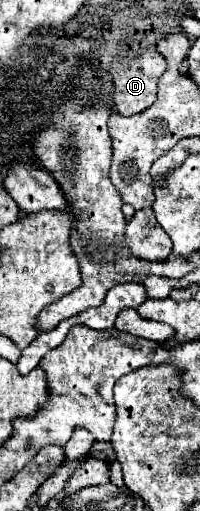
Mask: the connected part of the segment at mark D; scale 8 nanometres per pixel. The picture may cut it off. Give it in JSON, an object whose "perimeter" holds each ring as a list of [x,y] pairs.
{"perimeter":[[[147,47],[141,51],[139,57],[125,59],[125,61],[115,59],[109,67],[113,73],[113,81],[115,81],[117,111],[121,115],[135,115],[135,113],[141,113],[143,109],[147,109],[157,99],[157,81],[167,71],[167,59],[155,47]]]}

